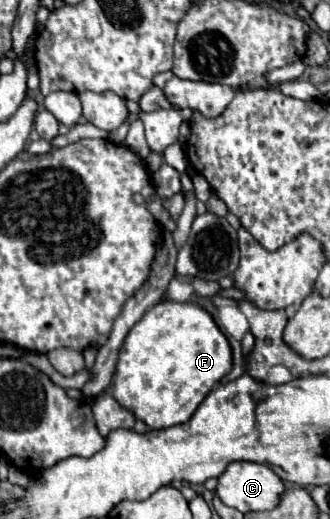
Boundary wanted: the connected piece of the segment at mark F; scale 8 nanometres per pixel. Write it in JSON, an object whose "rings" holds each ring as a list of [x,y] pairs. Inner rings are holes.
{"rings":[[[160,301],[150,307],[126,335],[112,379],[112,397],[122,407],[132,411],[136,419],[144,421],[150,429],[166,429],[188,421],[198,409],[200,401],[214,389],[214,383],[228,375],[230,369],[232,349],[228,345],[228,339],[202,307],[178,301]]]}

